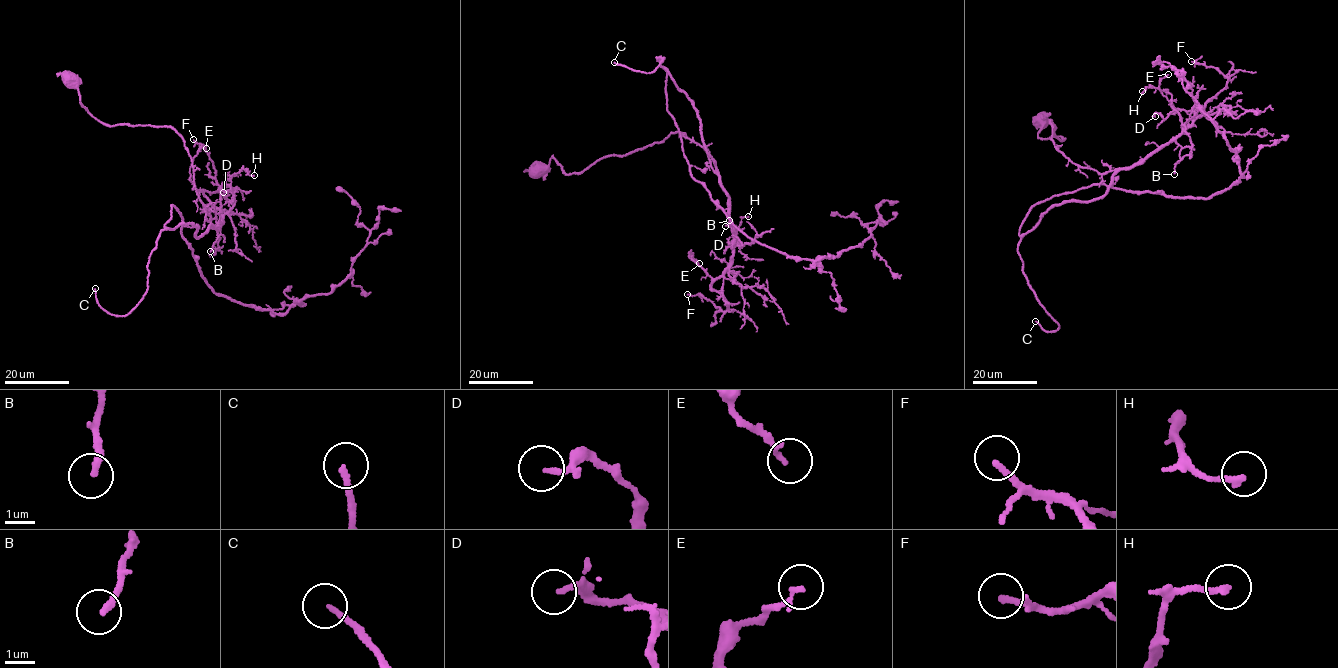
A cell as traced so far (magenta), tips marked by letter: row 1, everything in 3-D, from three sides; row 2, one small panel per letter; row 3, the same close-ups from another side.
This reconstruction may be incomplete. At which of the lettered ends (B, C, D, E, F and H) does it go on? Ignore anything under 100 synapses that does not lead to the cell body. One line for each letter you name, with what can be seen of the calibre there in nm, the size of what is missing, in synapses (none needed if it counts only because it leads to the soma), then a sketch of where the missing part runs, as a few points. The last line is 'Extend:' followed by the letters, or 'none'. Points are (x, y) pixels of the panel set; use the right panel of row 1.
C: calibre 170 nm; 190 synapses; course (1035, 321), (995, 256), (1041, 232), (1072, 253), (1070, 275), (1039, 272), (1055, 328), (1122, 368), (1167, 348)
Extend: C

